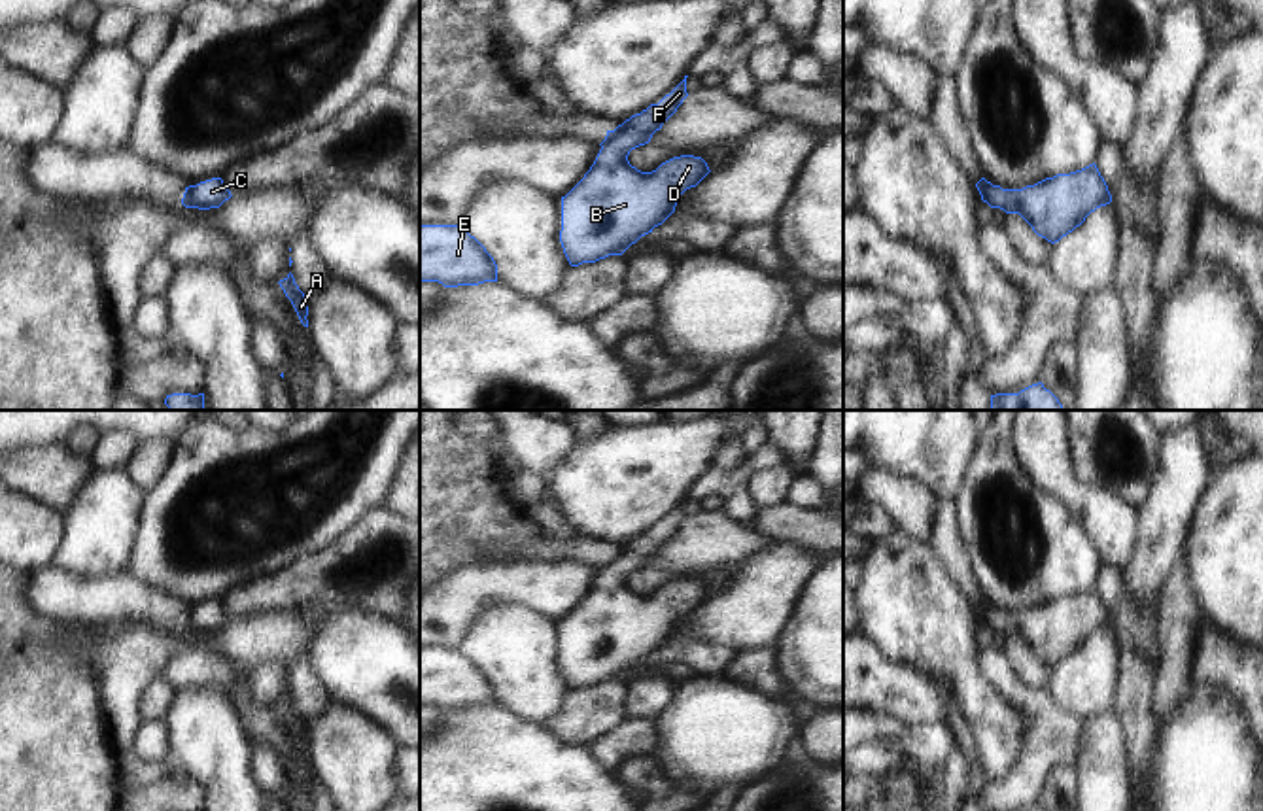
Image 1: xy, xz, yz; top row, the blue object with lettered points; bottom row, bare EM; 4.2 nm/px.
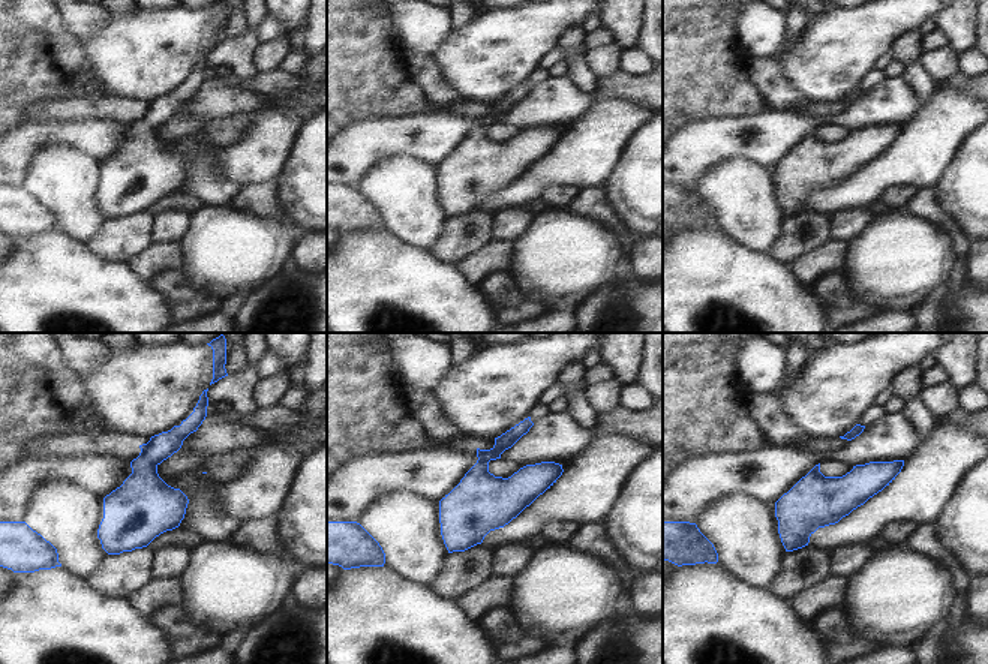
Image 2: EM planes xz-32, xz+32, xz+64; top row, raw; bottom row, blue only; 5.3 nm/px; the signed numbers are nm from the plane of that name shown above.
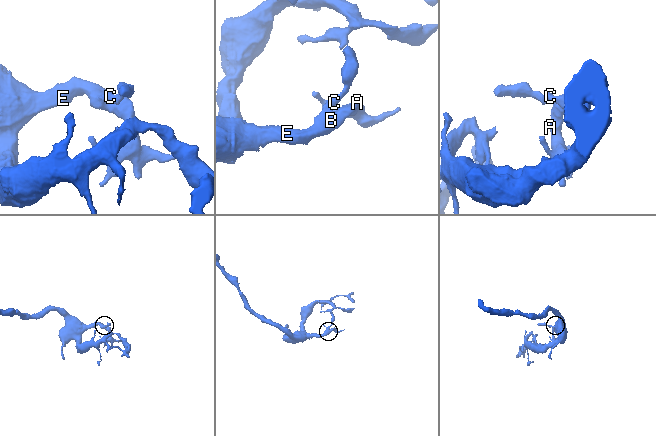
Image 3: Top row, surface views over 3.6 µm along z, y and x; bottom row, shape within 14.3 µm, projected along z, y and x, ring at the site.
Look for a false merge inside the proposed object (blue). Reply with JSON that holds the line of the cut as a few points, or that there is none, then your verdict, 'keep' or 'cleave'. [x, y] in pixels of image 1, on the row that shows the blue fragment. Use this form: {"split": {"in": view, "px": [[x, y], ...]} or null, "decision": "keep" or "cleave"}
{"split": null, "decision": "keep"}

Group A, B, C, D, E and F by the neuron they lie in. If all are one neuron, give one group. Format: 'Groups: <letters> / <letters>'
Groups: A B C D E F.

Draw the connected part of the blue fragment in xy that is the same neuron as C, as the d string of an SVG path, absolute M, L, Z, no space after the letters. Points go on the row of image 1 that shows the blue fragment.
M212 178L197 185L185 187L182 204L185 208L210 210L219 208L233 195L221 178Z

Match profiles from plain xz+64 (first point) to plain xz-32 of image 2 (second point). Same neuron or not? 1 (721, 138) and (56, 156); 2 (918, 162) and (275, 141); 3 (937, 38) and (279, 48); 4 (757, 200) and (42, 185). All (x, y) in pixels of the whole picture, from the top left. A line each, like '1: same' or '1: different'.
1: different
2: same
3: different
4: same

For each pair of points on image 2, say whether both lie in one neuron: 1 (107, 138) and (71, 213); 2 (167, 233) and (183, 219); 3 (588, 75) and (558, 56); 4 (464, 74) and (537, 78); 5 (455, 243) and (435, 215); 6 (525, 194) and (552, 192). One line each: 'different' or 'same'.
1: different
2: same
3: same
4: different
5: different
6: different

